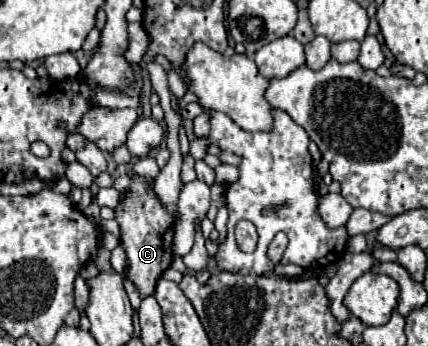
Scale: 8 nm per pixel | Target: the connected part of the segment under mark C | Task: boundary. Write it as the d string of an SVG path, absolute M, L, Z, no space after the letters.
M128 172L128 178L130 178L130 188L124 192L114 212L116 212L116 222L120 224L120 246L124 248L126 254L126 276L136 286L140 298L146 298L154 294L156 282L160 280L162 272L172 264L176 214L168 212L166 206L158 200L154 192L154 180L148 180L134 172Z

